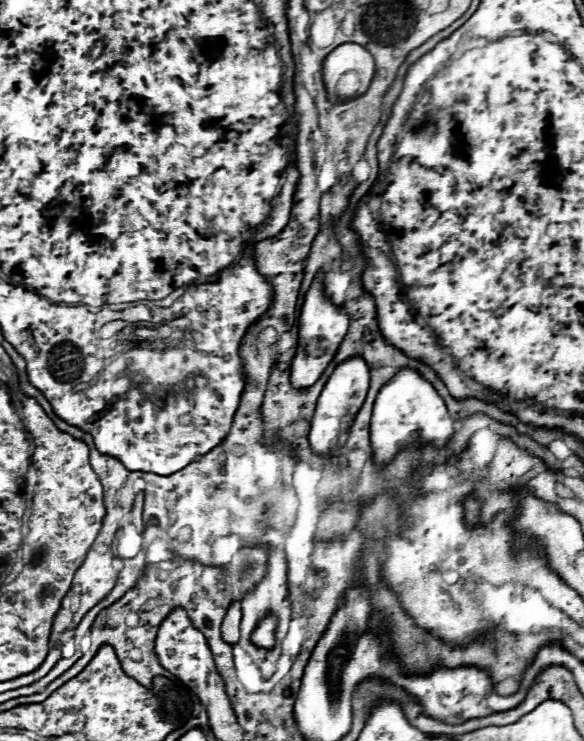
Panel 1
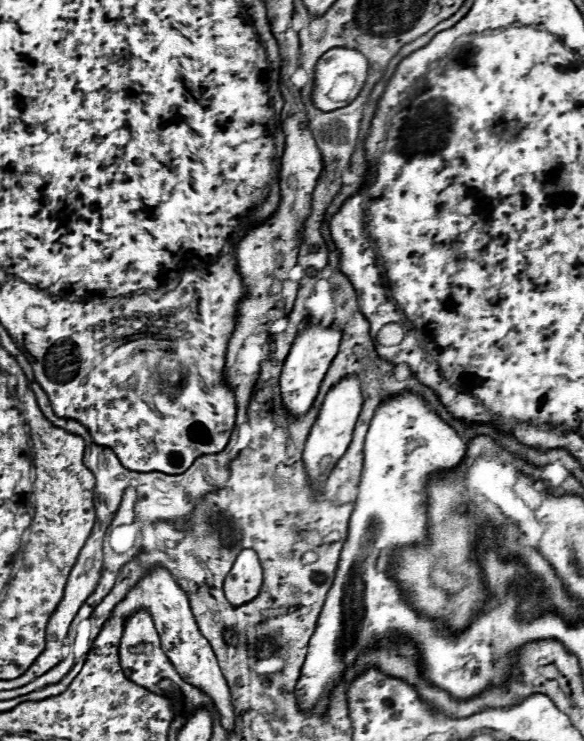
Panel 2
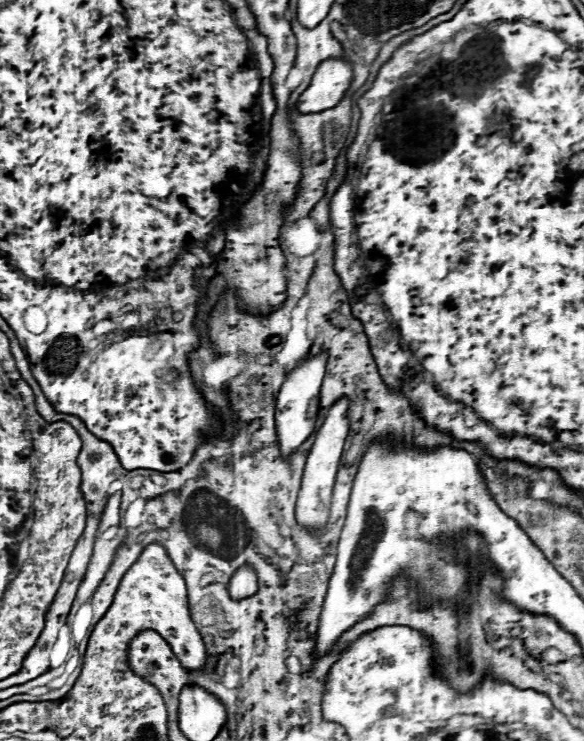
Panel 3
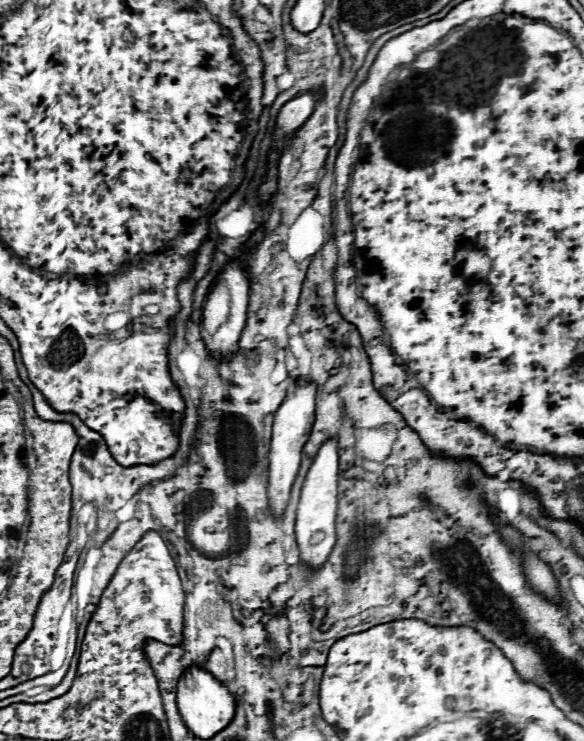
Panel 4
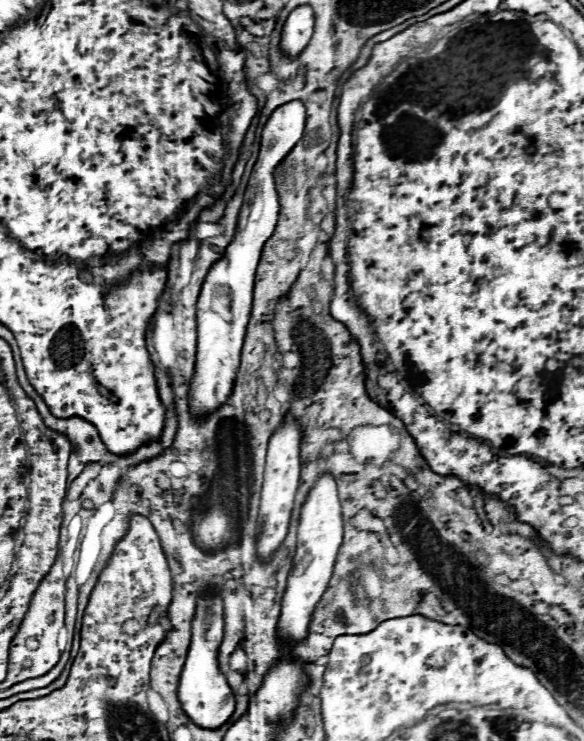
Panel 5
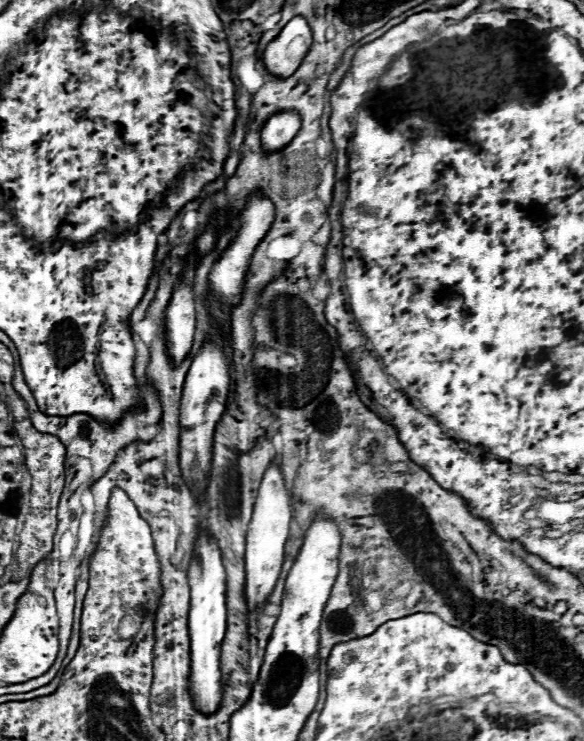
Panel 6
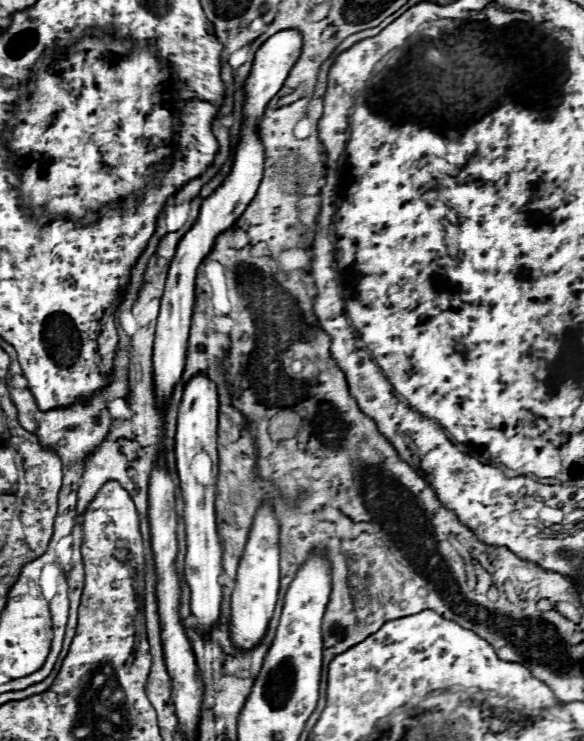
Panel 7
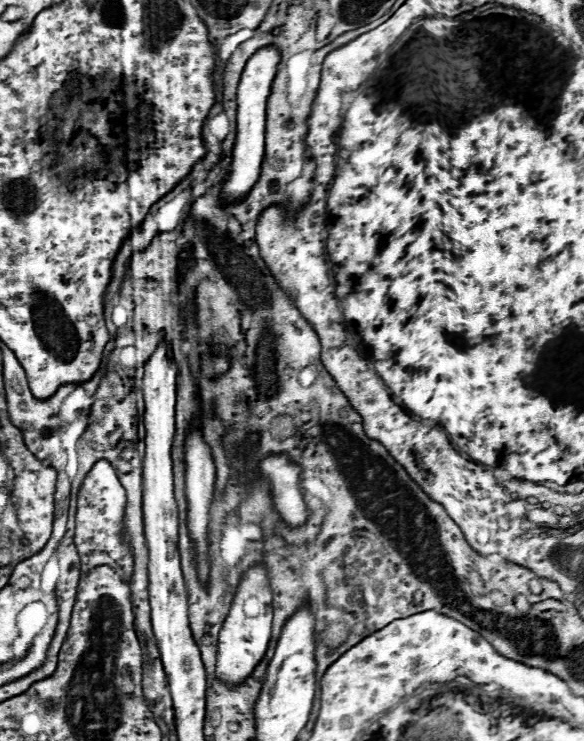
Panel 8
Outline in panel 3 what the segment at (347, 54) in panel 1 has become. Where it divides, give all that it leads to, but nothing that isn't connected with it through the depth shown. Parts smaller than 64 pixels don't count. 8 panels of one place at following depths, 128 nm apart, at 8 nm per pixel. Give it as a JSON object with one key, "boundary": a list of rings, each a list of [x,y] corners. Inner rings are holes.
{"boundary":[[[340,58],[324,60],[312,78],[312,84],[298,98],[296,110],[300,114],[314,114],[334,108],[342,100],[350,82],[352,82],[352,68],[348,62]]]}

